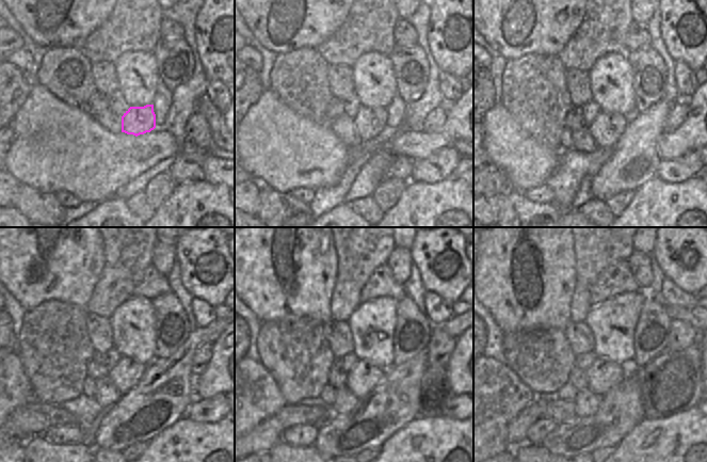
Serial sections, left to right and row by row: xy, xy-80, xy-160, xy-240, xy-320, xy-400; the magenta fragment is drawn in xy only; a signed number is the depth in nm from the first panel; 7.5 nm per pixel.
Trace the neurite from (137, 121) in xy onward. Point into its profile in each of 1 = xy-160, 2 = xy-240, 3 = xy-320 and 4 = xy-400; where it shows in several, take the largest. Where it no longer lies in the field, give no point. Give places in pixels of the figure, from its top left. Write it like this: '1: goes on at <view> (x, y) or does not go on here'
1: goes on at xy-160 (607, 128)
2: goes on at xy-240 (127, 372)
3: goes on at xy-320 (365, 376)
4: goes on at xy-400 (603, 376)

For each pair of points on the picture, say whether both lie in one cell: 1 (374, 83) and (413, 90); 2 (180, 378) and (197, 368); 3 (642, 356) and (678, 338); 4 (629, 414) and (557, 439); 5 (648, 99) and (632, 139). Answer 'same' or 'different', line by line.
1: different
2: different
3: different
4: same
5: different

